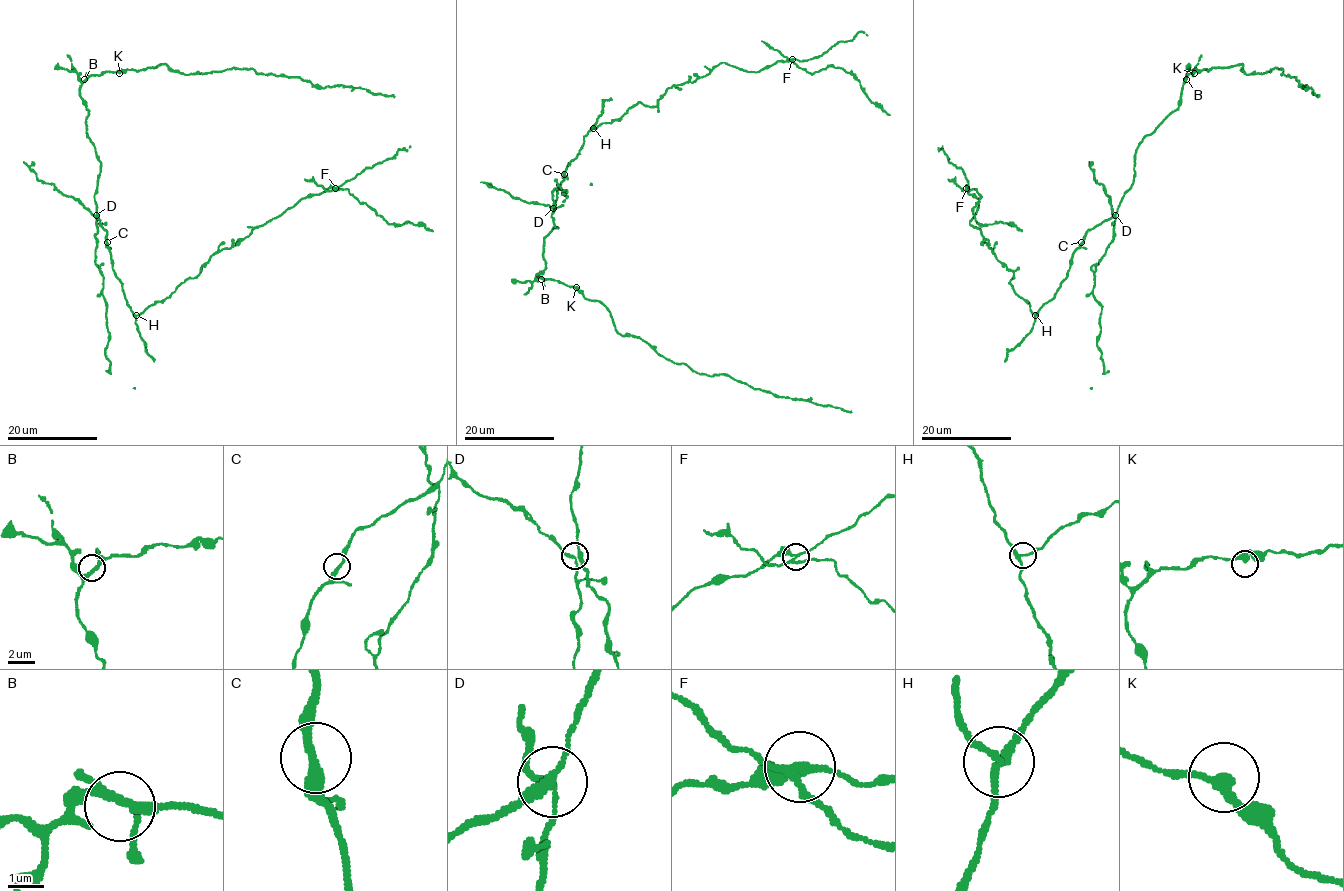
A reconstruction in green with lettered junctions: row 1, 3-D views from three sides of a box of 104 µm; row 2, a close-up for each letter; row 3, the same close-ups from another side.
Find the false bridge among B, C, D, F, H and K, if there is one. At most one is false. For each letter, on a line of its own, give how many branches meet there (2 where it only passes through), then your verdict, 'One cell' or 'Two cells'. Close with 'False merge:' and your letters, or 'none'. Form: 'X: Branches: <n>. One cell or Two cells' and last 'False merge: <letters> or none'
B: Branches: 4. One cell
C: Branches: 3. One cell
D: Branches: 4. One cell
F: Branches: 4. Two cells
H: Branches: 3. One cell
K: Branches: 2. One cell
False merge: F

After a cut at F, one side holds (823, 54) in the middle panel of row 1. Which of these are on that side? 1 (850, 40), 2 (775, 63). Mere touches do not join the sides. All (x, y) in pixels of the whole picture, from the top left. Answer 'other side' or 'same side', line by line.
1: same side
2: same side

